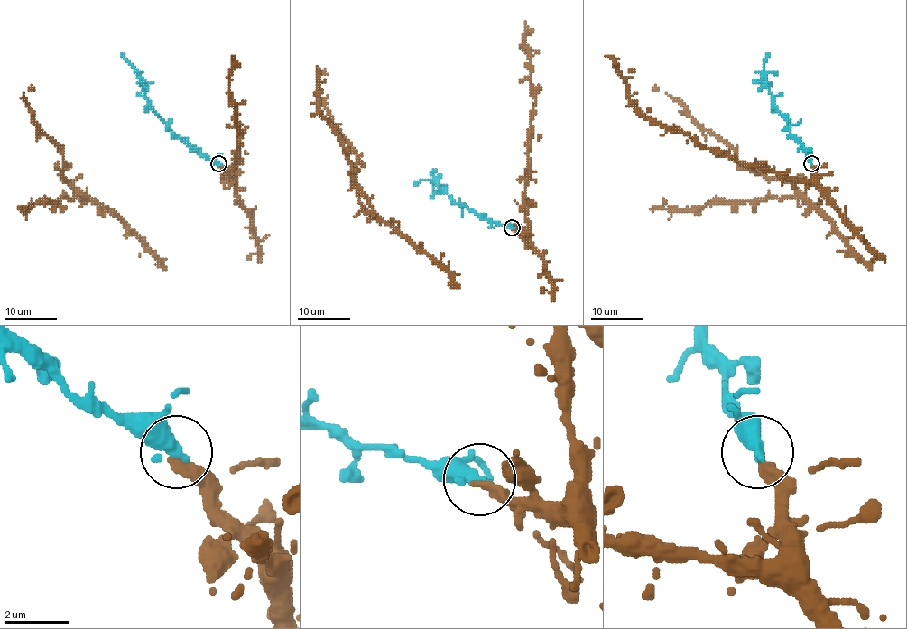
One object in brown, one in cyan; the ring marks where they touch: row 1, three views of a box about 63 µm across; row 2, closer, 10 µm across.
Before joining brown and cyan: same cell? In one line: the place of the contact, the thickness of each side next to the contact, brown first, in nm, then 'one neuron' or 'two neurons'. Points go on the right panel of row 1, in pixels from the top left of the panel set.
place (811, 163); calibres 320 and 460 nm; one neuron

